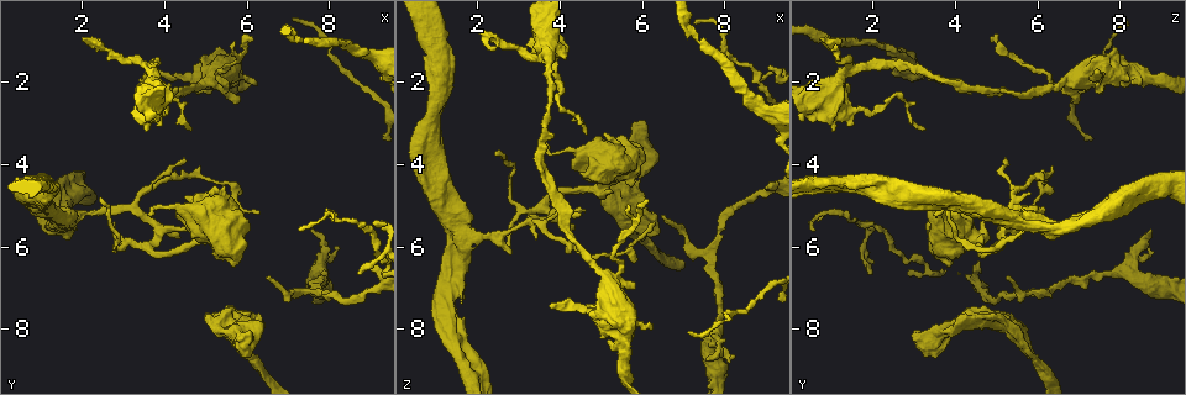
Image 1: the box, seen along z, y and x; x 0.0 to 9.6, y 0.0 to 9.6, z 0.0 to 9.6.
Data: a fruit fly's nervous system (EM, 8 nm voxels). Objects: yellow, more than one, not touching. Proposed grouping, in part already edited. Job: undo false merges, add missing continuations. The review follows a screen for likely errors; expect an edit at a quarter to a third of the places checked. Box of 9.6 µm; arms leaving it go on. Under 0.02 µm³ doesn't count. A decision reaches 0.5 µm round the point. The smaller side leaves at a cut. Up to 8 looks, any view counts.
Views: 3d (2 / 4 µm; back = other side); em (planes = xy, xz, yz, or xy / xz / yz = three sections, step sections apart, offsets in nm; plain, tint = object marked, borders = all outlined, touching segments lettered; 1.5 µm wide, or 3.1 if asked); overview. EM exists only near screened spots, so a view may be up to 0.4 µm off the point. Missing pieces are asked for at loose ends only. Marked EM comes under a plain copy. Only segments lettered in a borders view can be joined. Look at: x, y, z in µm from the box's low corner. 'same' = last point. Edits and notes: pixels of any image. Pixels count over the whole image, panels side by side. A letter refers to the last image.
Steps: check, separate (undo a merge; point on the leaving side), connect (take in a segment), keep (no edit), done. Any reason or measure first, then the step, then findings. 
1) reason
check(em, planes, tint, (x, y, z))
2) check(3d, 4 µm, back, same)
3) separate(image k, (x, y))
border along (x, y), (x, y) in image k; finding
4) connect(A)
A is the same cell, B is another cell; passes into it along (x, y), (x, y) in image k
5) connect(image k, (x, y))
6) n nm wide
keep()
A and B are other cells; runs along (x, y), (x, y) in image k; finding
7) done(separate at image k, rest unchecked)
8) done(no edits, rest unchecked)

three-way junction
check(em, yz, step 4, tint, (3.55, 6.05, 5.05))

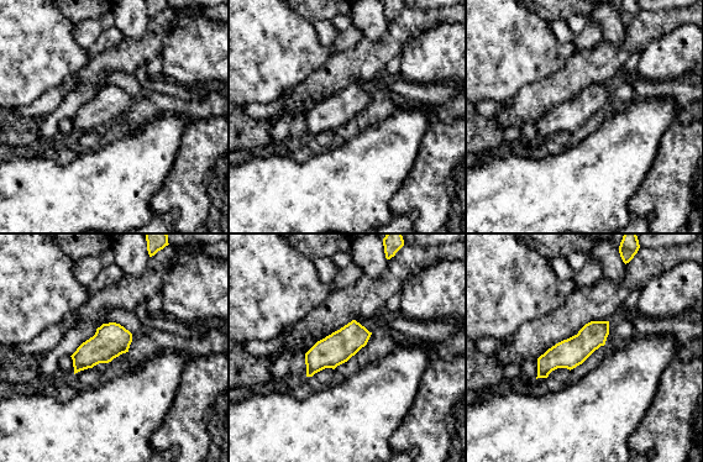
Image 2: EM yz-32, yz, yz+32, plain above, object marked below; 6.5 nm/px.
see the neighbours
check(em, yz, step 4, borders, same)

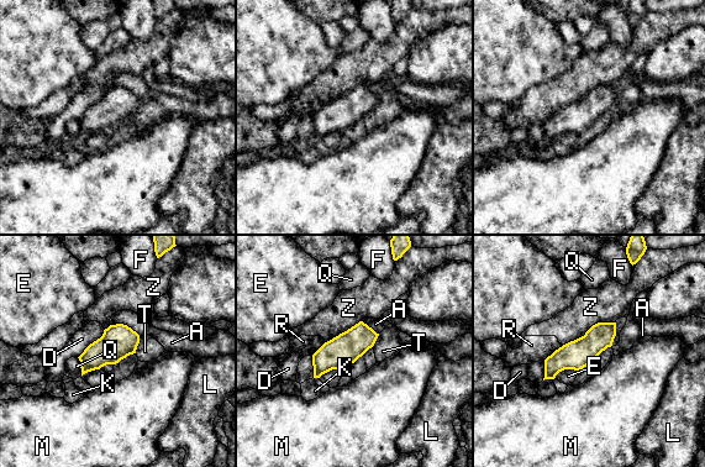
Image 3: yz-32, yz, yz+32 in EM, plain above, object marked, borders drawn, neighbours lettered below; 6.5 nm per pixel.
190 nm wide; Z touches over 360 nm
keep()
A, D, E, F, K, L, M, Q, R, T and Z are other cells; all the same neuron

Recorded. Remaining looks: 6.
an open end
check(em, planes, borders, (1.95, 0.90, 0.75))

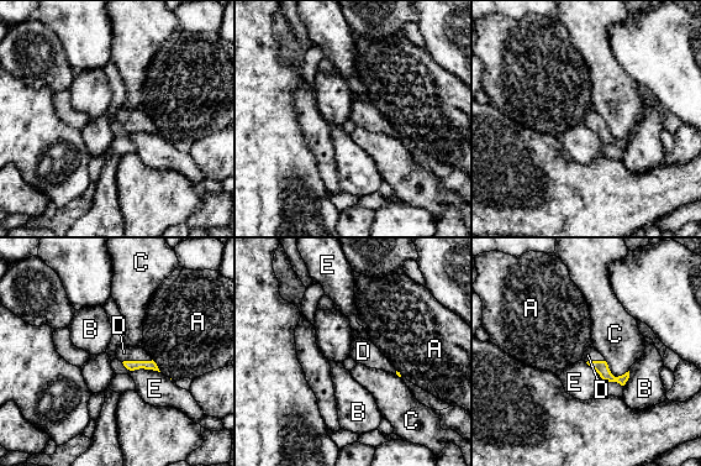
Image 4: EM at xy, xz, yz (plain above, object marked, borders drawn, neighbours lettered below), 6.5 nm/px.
connect(D)
D is the same cell, A, B, C and E are other cells; it goes on there

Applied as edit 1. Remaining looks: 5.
redraw
check(overview)

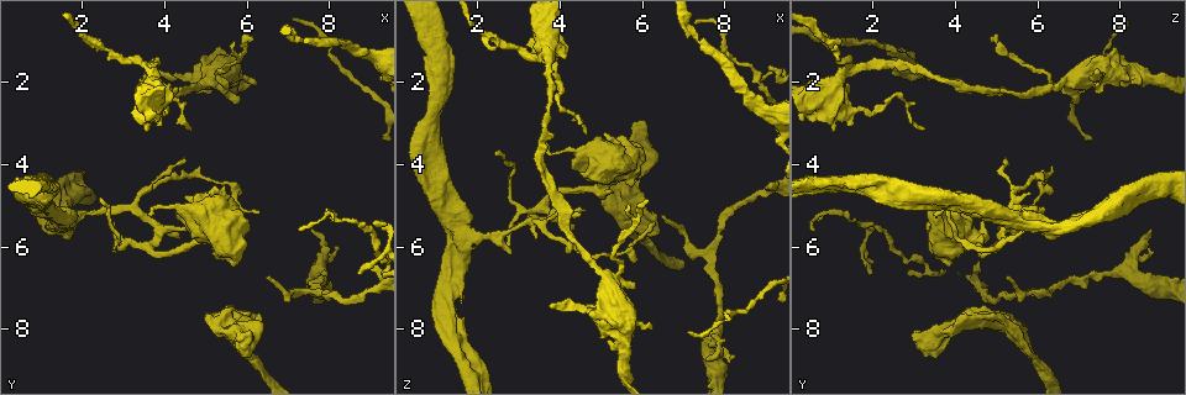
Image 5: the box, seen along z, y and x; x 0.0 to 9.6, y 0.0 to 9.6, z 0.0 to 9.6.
an open end
check(3d, 2 µm, (3.70, 5.25, 3.50))

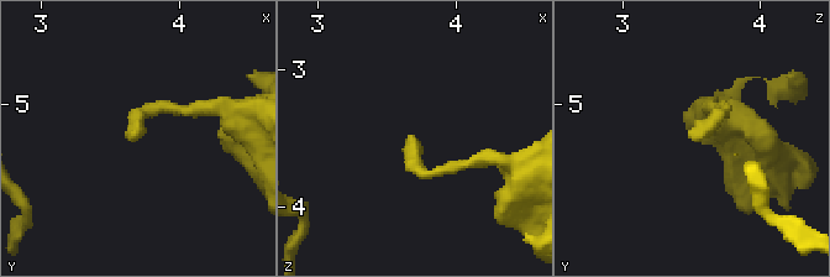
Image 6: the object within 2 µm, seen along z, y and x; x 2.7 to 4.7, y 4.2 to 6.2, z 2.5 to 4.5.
check(em, yz, step 4, borders, (3.66, 5.20, 3.48))

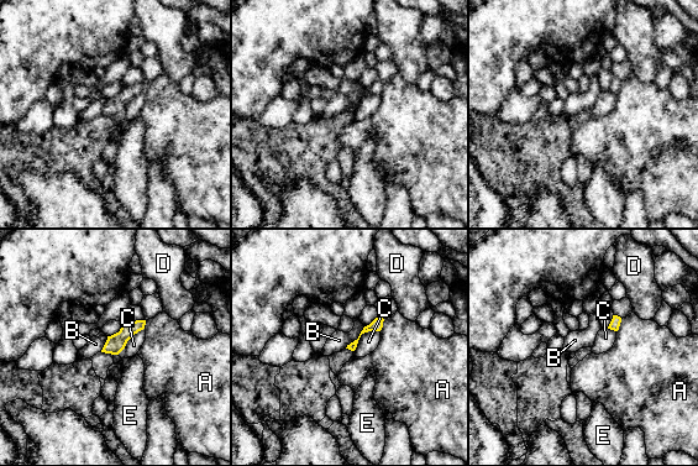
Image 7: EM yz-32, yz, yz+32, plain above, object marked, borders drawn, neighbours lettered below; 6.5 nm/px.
keep()
A, B, C, D and E are other cells; runs along (379, 320), (367, 328), (352, 346) in image 7; none of them fits

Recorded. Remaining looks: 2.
done(connect at image 4, rest unchecked)

